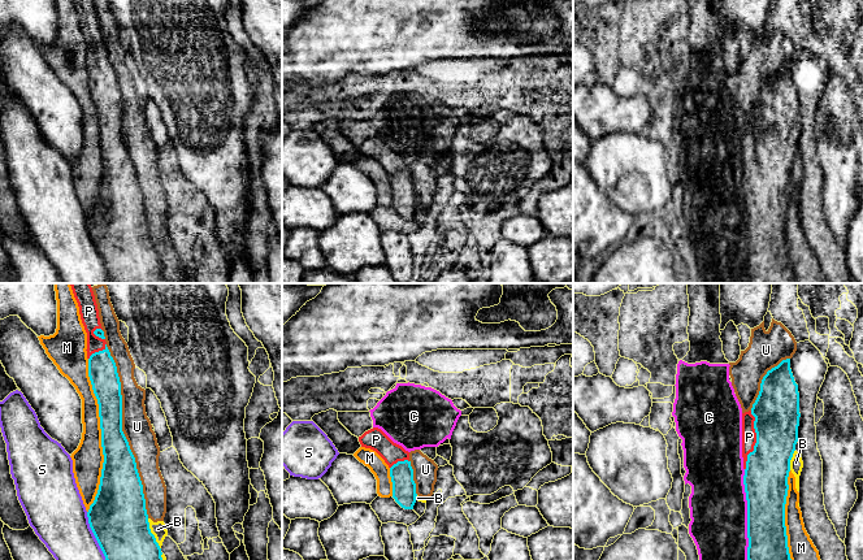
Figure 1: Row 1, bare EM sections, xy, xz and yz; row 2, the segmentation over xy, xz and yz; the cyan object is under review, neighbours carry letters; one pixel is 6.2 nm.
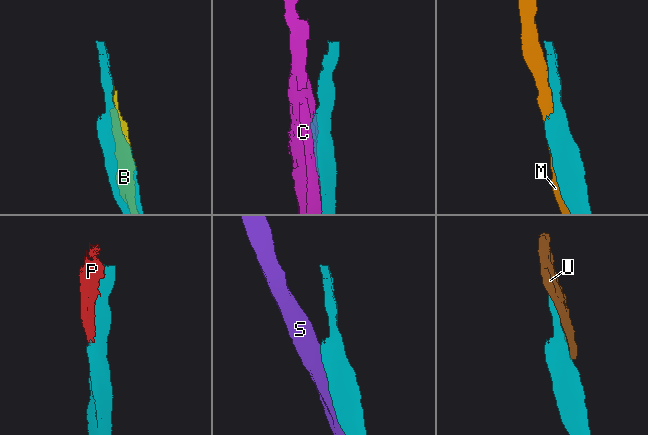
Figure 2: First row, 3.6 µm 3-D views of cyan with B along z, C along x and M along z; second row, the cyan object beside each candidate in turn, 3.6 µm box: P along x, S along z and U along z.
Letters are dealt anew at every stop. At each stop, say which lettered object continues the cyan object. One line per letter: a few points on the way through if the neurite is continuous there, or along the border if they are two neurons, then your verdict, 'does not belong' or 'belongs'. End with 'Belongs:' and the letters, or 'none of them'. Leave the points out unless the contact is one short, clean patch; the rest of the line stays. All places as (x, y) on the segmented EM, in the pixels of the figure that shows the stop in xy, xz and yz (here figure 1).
B: does not belong
C: does not belong
M: does not belong
P: belongs
S: does not belong
U: does not belong
Belongs: P

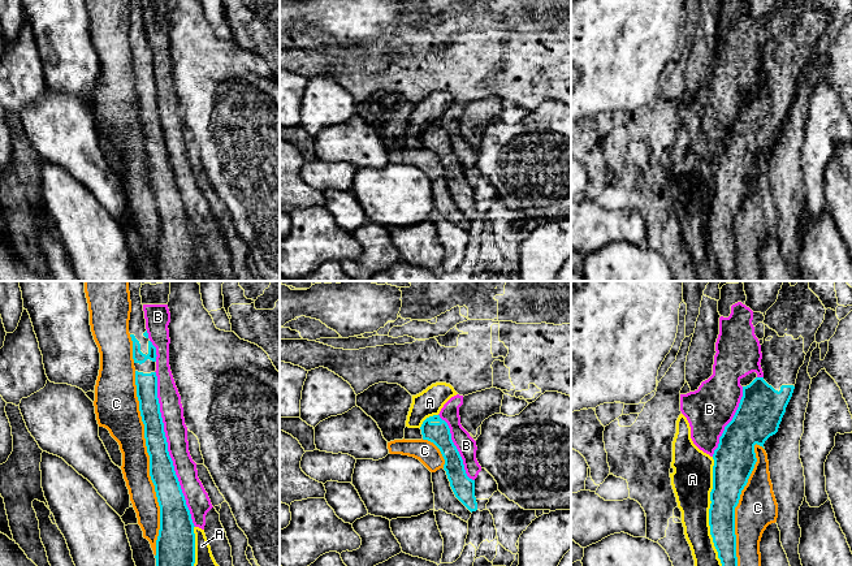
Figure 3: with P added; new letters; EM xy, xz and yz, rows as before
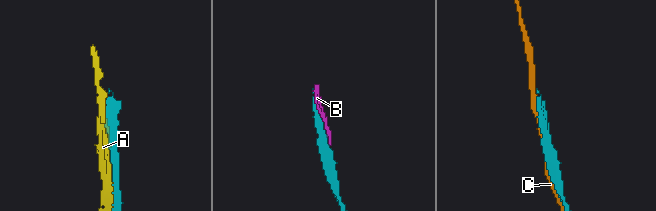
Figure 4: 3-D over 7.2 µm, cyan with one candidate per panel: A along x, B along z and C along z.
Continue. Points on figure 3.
A: does not belong
B: does not belong
C: does not belong
Belongs: none of them

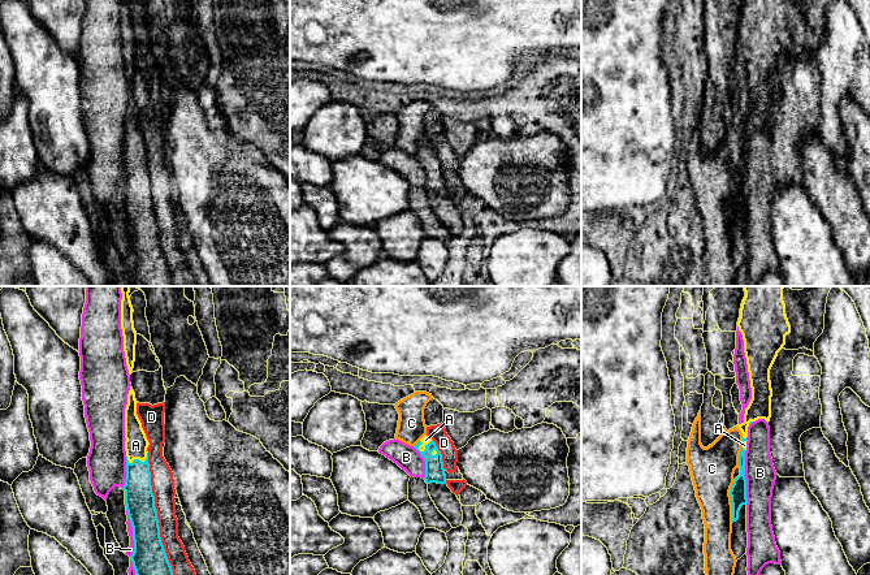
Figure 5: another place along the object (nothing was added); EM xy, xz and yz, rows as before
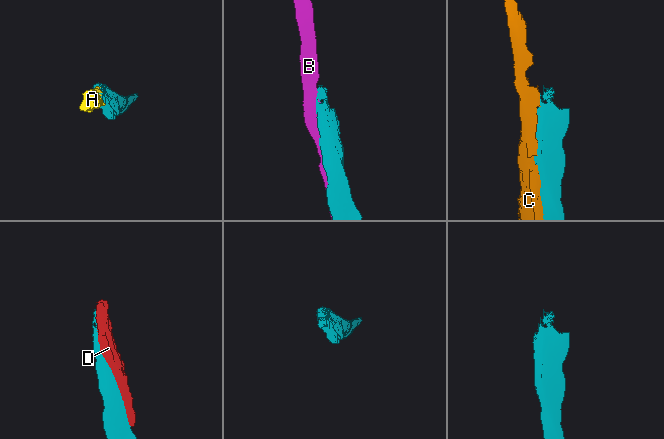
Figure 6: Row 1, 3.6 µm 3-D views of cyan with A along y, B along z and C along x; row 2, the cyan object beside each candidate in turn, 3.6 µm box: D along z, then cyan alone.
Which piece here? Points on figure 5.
A: belongs
B: does not belong
C: does not belong
D: does not belong
Belongs: A

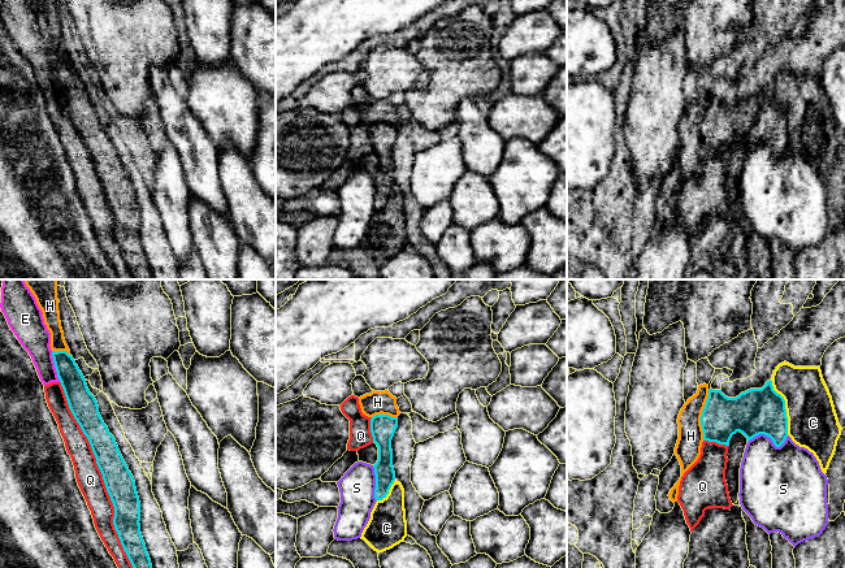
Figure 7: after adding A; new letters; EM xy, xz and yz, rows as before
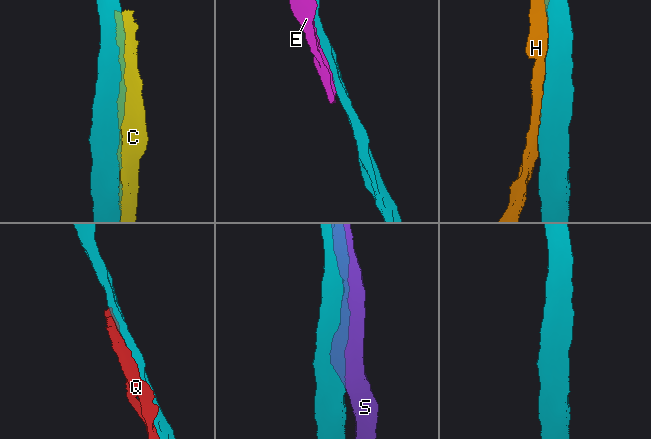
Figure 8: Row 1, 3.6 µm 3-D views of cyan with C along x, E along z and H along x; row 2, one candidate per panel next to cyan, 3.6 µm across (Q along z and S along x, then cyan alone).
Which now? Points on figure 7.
C: does not belong
E: does not belong
H: does not belong
Q: does not belong
S: does not belong
Belongs: none of them

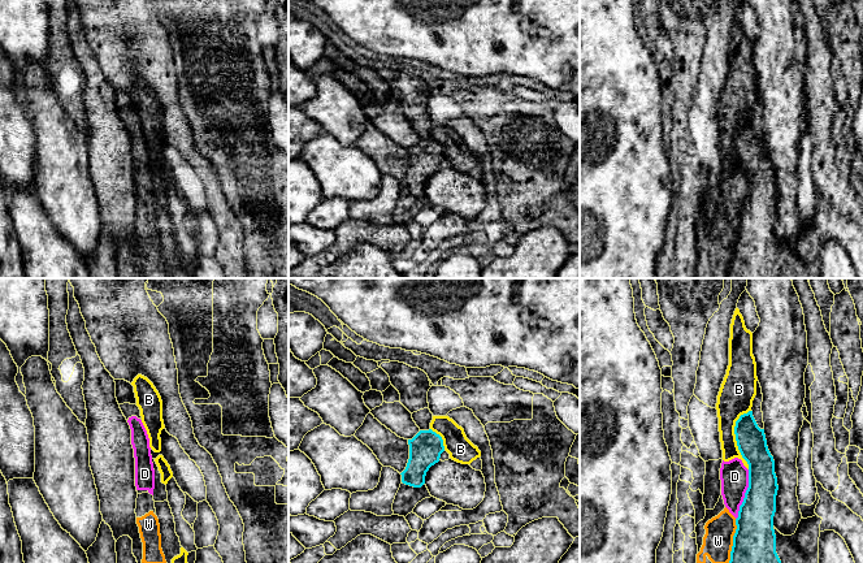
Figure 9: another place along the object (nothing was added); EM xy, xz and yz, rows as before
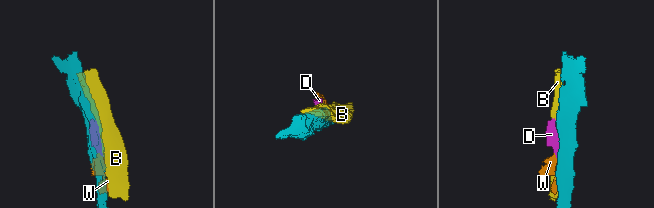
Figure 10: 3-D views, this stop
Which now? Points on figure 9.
B: does not belong
D: does not belong
W: border yz (736, 519), (736, 532), (728, 562); does not belong
Belongs: none of them

